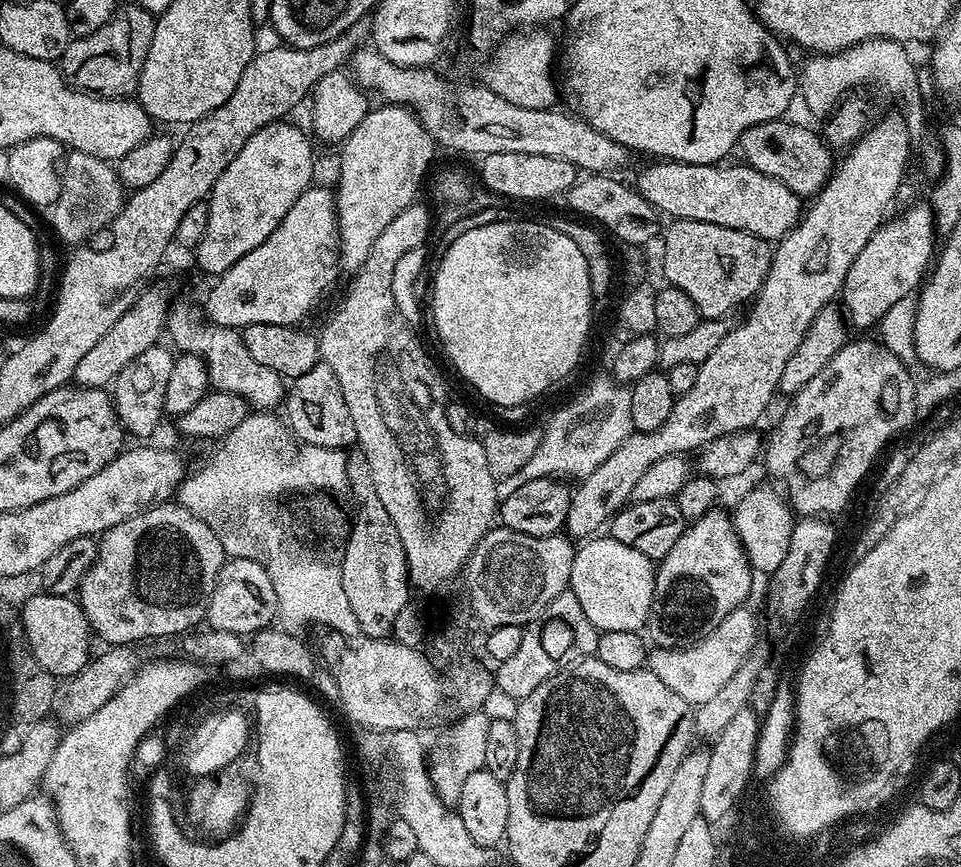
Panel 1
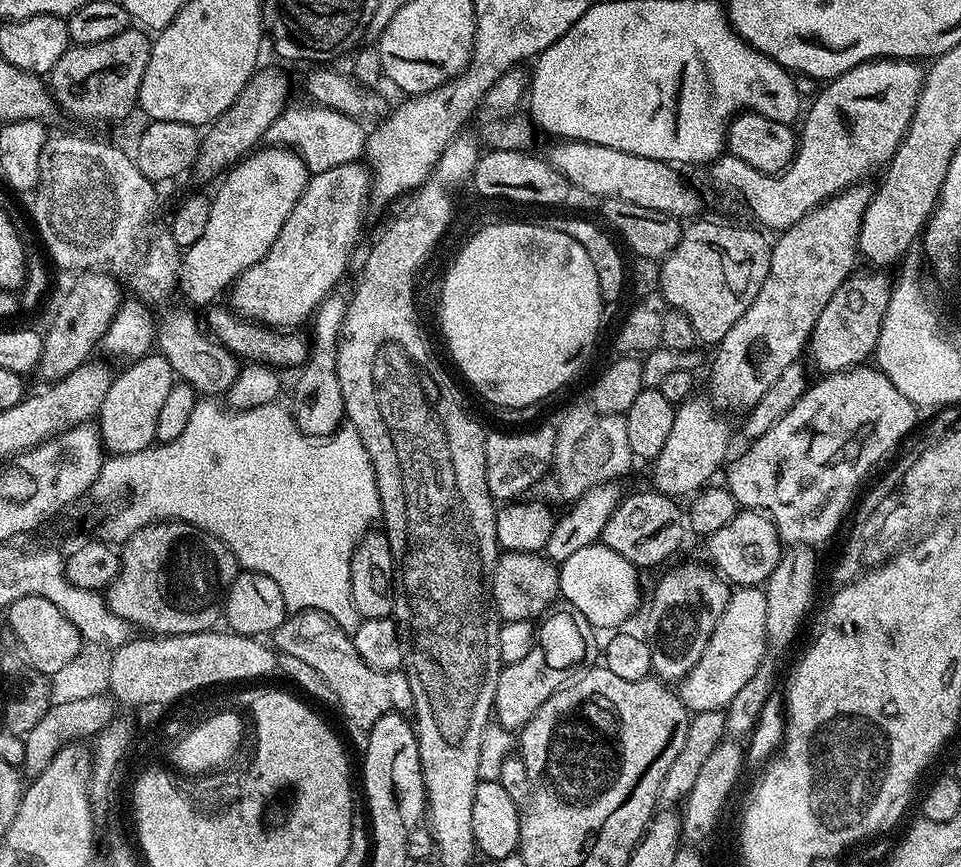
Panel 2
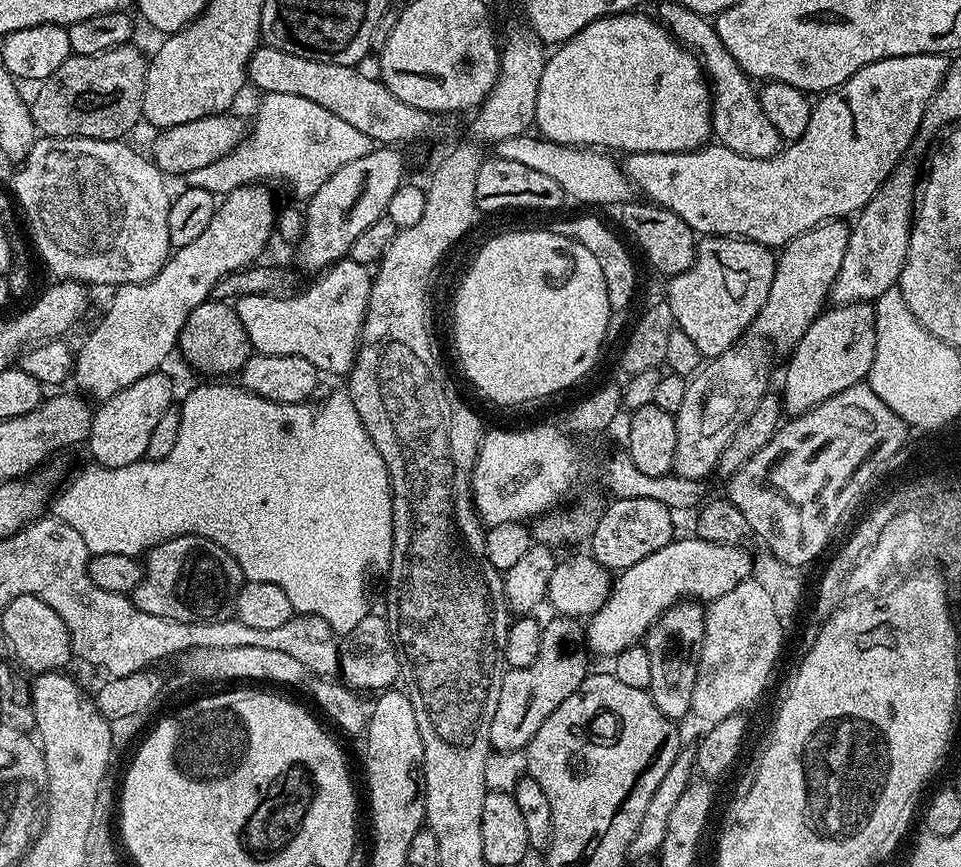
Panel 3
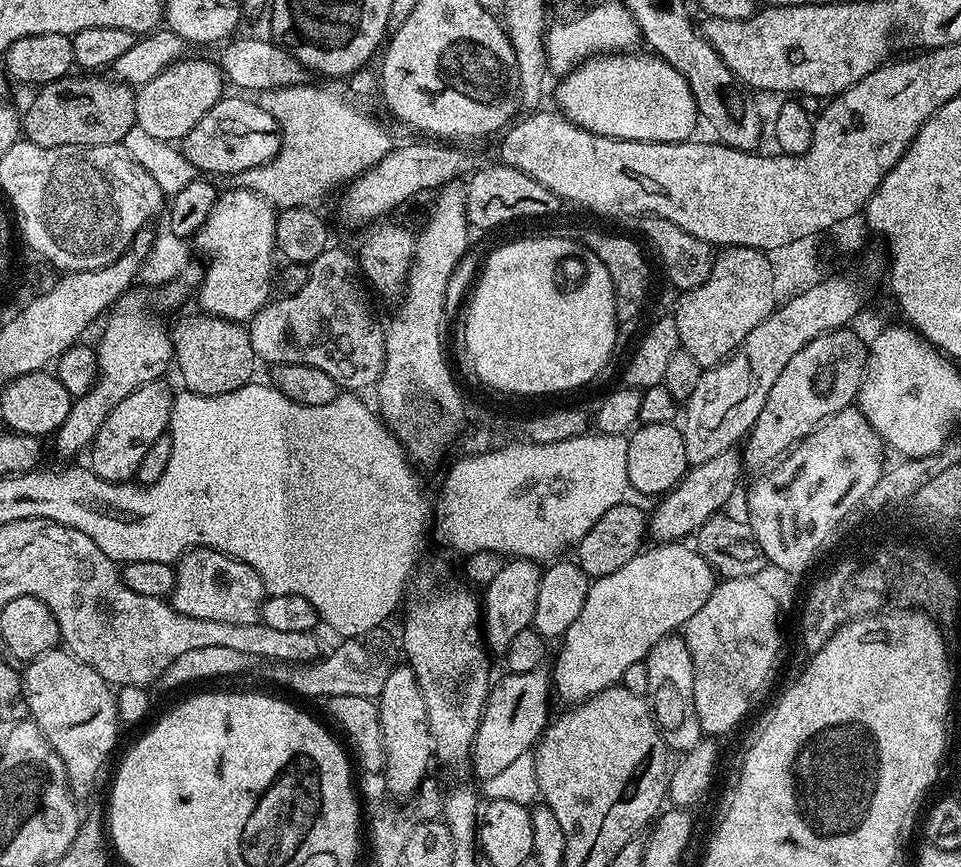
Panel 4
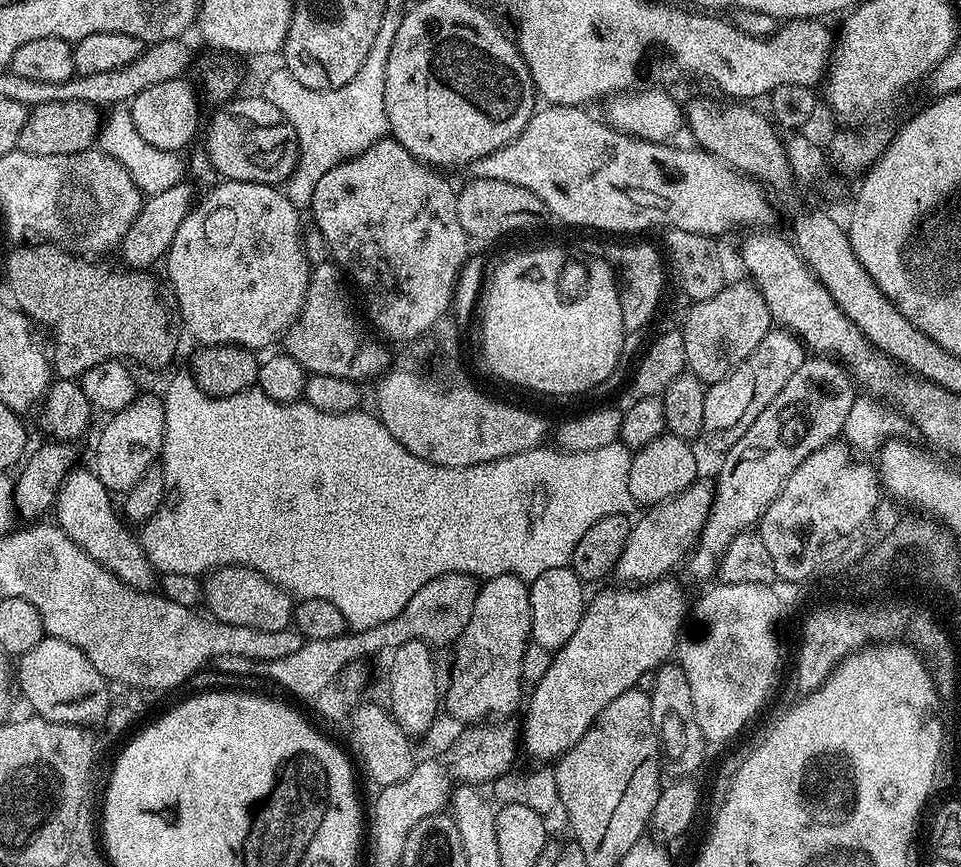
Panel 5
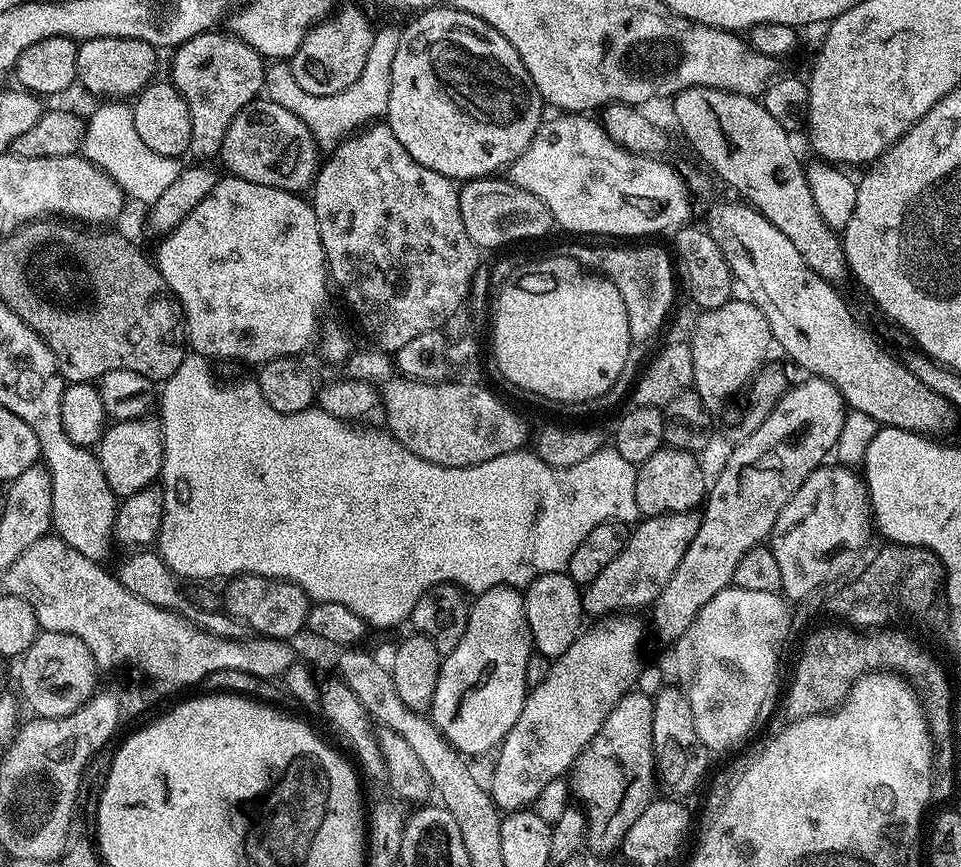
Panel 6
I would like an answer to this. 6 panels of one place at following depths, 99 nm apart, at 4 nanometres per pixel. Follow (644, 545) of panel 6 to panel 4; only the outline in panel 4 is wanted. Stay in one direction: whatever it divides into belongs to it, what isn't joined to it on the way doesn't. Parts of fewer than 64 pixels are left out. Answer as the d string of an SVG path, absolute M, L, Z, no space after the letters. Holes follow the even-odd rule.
M736 450L717 454L715 458L710 458L710 462L691 465L679 484L651 509L648 521L651 539L656 542L683 541L696 533L709 518L723 513L740 484L740 472L742 456Z

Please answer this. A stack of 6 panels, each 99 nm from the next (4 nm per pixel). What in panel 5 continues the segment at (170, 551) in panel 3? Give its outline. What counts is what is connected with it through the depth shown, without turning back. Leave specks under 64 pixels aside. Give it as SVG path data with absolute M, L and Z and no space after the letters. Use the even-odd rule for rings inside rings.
M242 564L218 568L203 581L203 587L203 603L217 620L234 626L250 626L254 630L282 630L293 623L292 593L267 580L258 570L246 568Z

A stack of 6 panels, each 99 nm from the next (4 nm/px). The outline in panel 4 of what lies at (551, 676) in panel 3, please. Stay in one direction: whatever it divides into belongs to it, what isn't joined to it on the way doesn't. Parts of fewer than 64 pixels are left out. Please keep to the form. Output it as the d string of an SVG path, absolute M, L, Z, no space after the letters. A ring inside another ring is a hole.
M544 670L526 674L508 672L493 683L470 753L470 765L476 771L477 781L494 778L494 774L499 774L519 756L535 749L550 723L548 692L550 696L550 676Z

